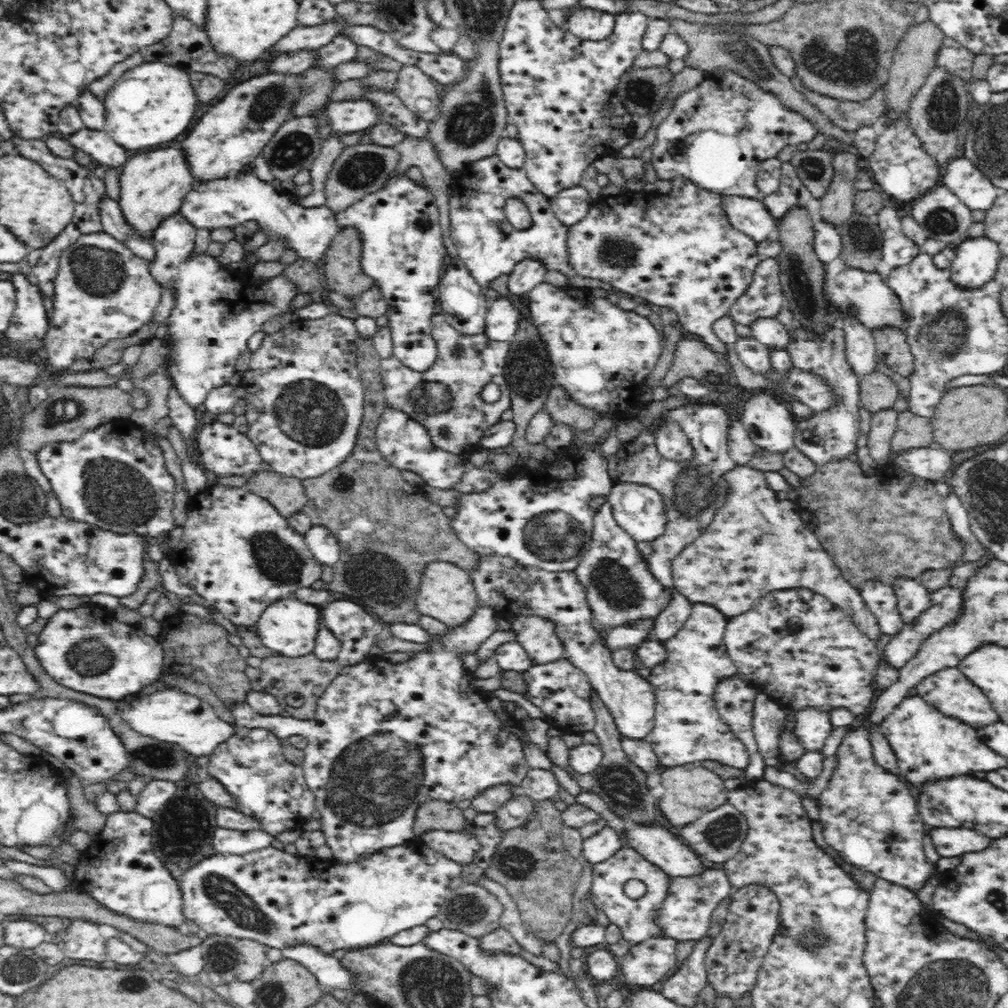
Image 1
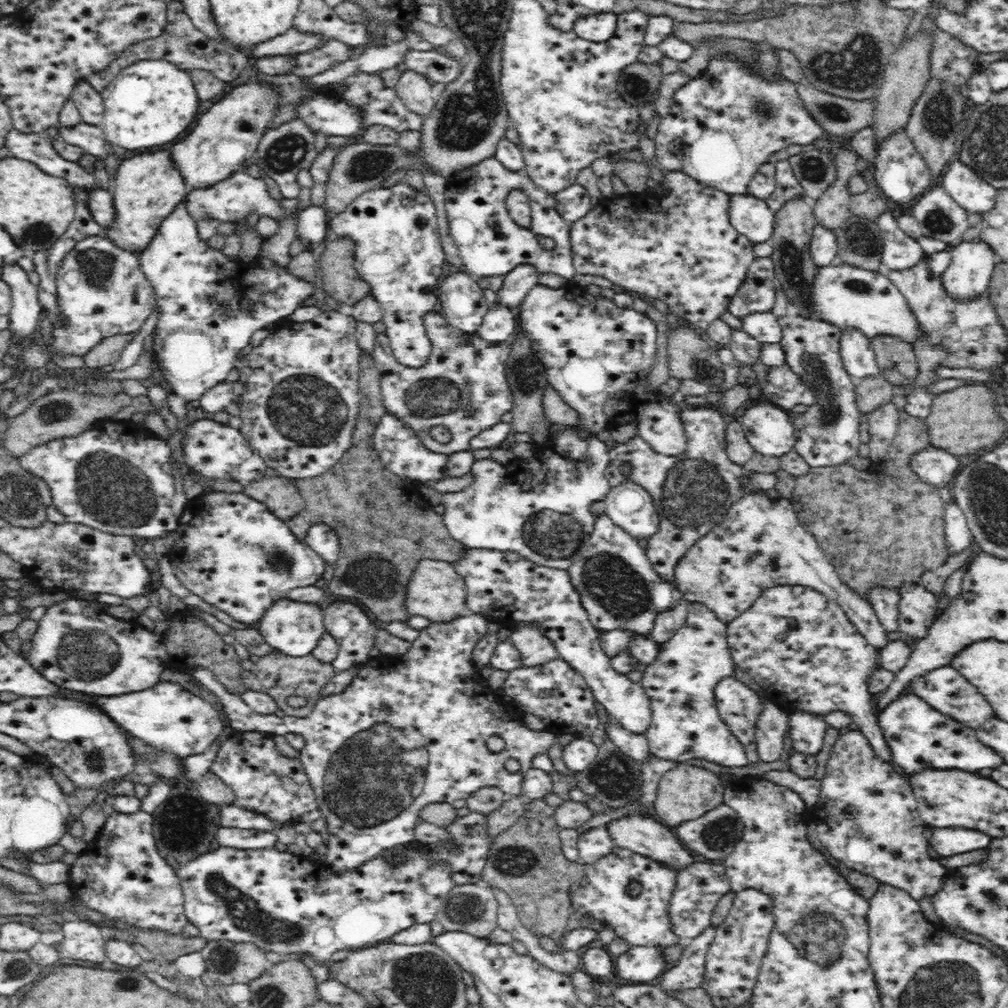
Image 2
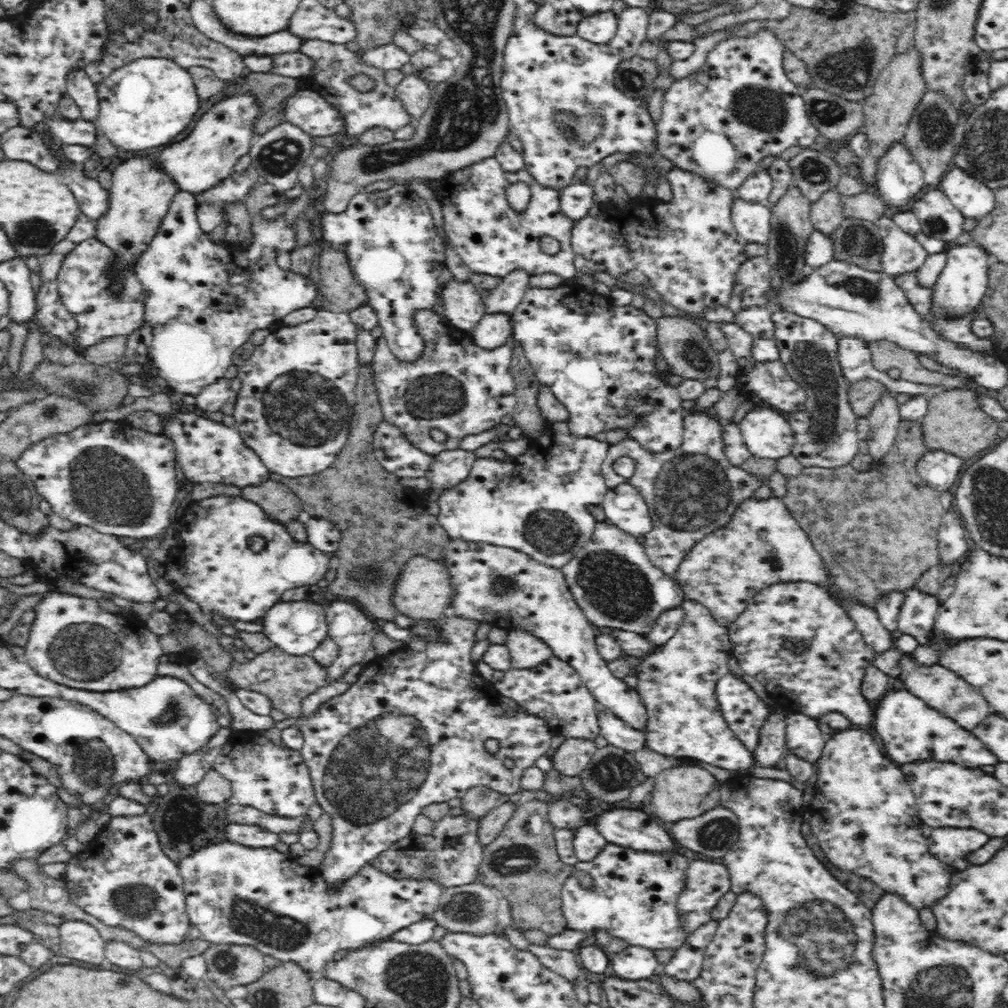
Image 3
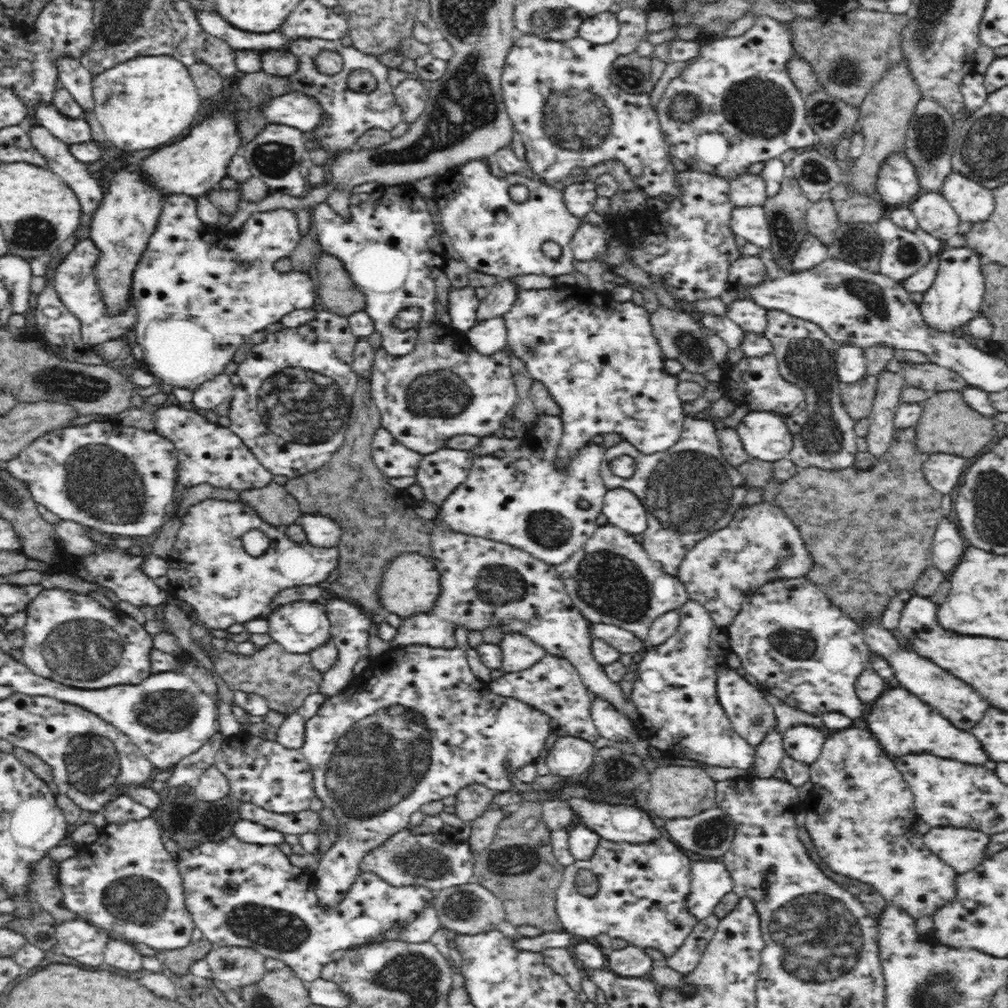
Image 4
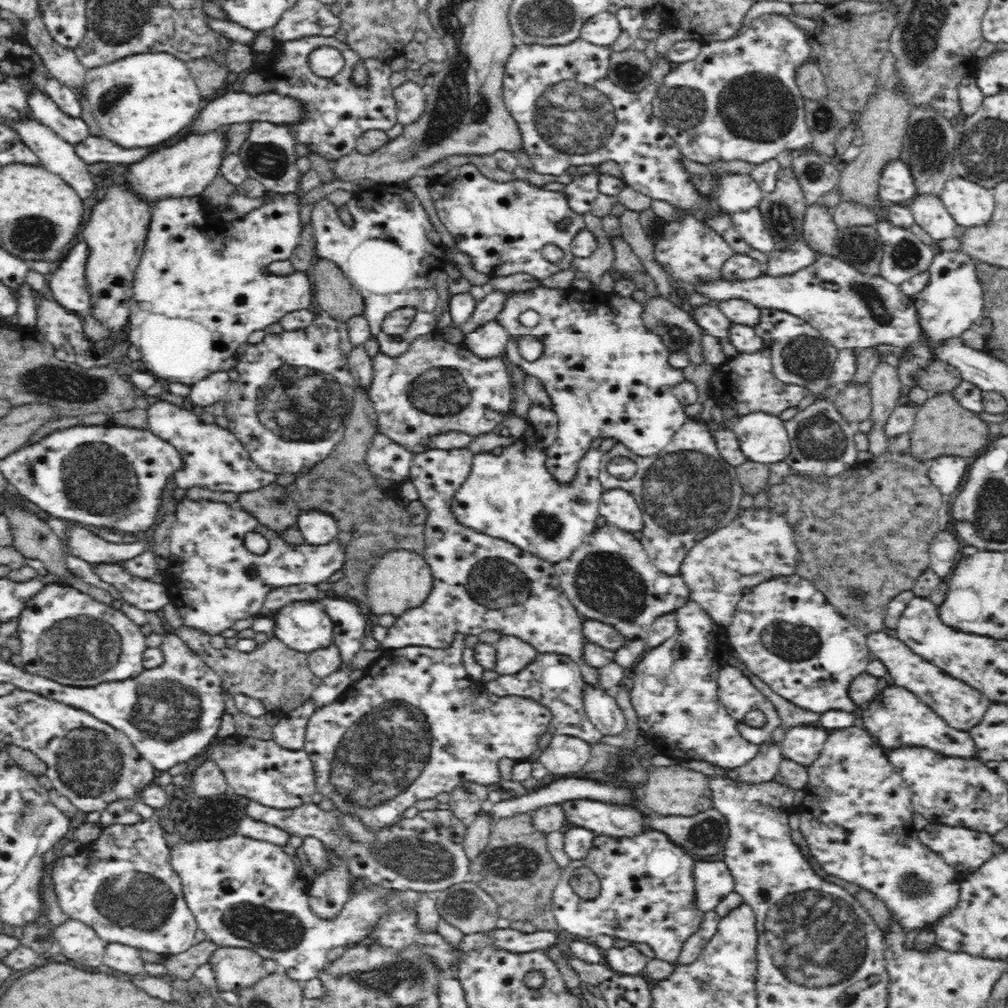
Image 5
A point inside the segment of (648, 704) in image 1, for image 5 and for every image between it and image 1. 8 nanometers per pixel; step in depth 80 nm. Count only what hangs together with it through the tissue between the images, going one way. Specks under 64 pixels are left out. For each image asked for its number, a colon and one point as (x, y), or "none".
2: (509, 590)
3: (500, 586)
4: (485, 583)
5: (481, 583)

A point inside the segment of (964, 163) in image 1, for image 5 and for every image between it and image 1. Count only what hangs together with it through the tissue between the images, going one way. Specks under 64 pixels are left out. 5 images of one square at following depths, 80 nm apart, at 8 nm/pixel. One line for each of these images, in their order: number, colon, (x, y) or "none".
2: (973, 193)
3: (973, 198)
4: (973, 202)
5: (972, 205)

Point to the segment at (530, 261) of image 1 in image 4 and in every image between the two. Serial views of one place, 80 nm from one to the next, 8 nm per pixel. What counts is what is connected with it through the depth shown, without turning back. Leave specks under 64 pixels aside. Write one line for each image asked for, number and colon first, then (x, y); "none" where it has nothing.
2: (519, 281)
3: (505, 298)
4: (499, 299)

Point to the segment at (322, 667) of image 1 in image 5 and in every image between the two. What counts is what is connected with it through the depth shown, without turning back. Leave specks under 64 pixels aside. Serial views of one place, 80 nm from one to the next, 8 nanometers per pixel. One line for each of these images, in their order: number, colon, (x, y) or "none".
2: (280, 676)
3: (286, 679)
4: (285, 680)
5: (281, 678)

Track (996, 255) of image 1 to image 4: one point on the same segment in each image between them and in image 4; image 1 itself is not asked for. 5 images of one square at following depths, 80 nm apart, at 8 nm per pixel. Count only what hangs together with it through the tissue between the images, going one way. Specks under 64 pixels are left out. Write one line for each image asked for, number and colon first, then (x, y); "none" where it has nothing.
2: (973, 263)
3: (962, 284)
4: (955, 298)

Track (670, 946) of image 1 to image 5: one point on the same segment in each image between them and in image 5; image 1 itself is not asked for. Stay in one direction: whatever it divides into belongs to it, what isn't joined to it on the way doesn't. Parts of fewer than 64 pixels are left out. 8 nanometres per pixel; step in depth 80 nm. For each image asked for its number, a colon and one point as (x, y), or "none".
2: (642, 964)
3: (635, 963)
4: (631, 961)
5: (628, 960)

